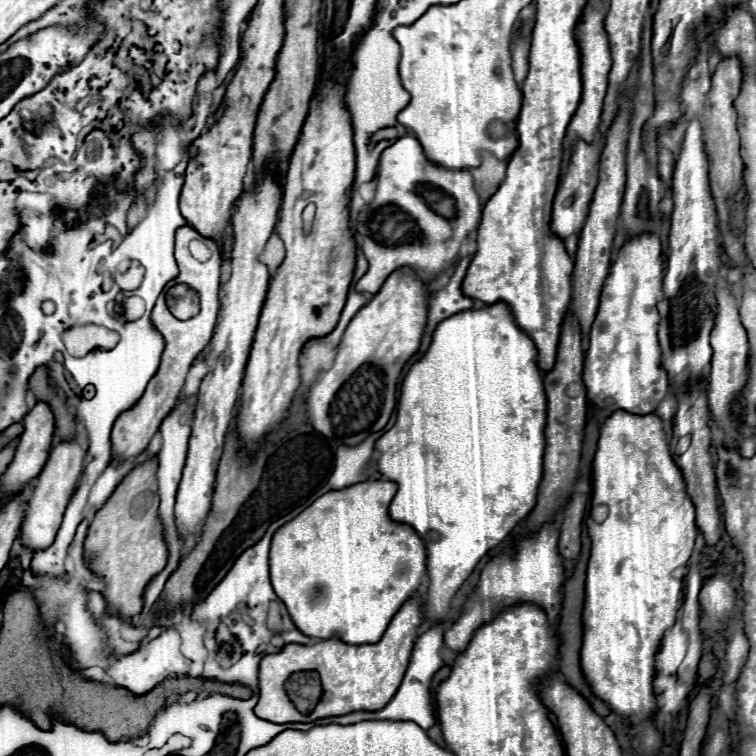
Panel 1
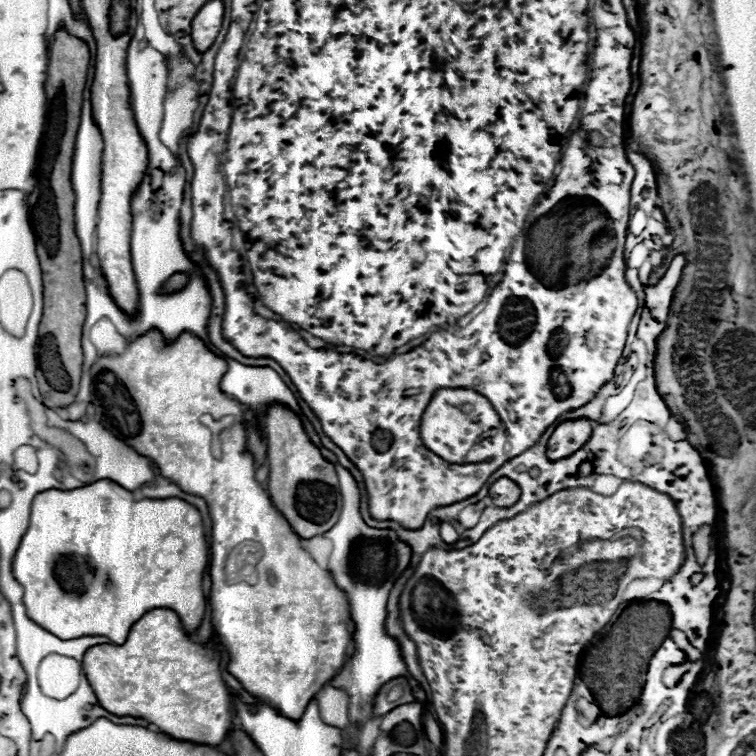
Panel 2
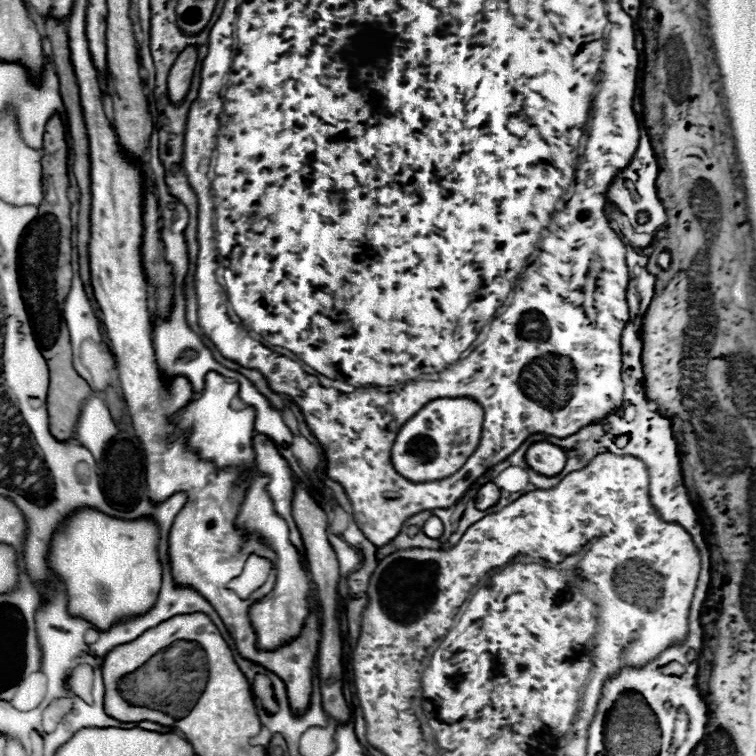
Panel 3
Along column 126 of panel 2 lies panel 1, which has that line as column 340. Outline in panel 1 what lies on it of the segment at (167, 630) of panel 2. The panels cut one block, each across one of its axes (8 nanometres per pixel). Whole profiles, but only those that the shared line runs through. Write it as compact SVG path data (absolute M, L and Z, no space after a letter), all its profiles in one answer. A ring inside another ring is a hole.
M412 596L400 612L392 618L390 626L386 628L384 636L376 644L360 644L352 646L346 644L338 638L322 640L318 644L286 644L278 654L266 654L260 660L260 670L258 670L258 704L254 706L254 714L258 718L270 720L270 722L314 722L318 718L328 718L328 716L344 716L350 712L376 712L392 700L396 694L404 672L408 668L408 660L412 654L412 646L418 638L418 628L422 624L422 598ZM312 668L320 672L322 680L322 692L328 696L326 700L320 700L320 704L304 716L302 712L296 712L292 708L292 702L288 700L286 692L282 690L282 684L292 672Z

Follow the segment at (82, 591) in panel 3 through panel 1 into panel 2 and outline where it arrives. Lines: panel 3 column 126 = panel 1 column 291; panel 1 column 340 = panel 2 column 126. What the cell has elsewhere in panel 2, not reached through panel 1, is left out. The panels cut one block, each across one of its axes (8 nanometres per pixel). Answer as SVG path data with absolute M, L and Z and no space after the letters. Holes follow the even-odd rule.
M98 480L92 482L88 486L82 488L74 488L74 490L44 490L40 494L34 496L32 500L32 512L30 512L30 526L28 532L22 536L20 548L16 550L14 556L14 578L16 582L24 588L24 606L26 606L26 614L30 620L34 620L38 626L42 626L44 630L48 630L50 634L54 634L60 640L72 640L72 638L82 638L82 636L108 636L114 644L124 644L128 638L130 628L138 622L138 618L142 618L146 612L154 610L154 608L170 608L178 614L184 630L192 636L204 618L204 608L206 608L206 598L202 592L202 572L206 570L208 564L208 546L204 540L204 526L202 526L202 516L200 512L180 500L180 498L142 498L142 500L134 500L134 494L126 488L122 488L120 484L112 482L112 480ZM62 556L82 556L88 558L90 564L94 566L94 576L90 580L90 584L86 586L86 590L82 594L76 594L76 590L72 590L72 586L64 586L64 570L58 570L56 564Z

